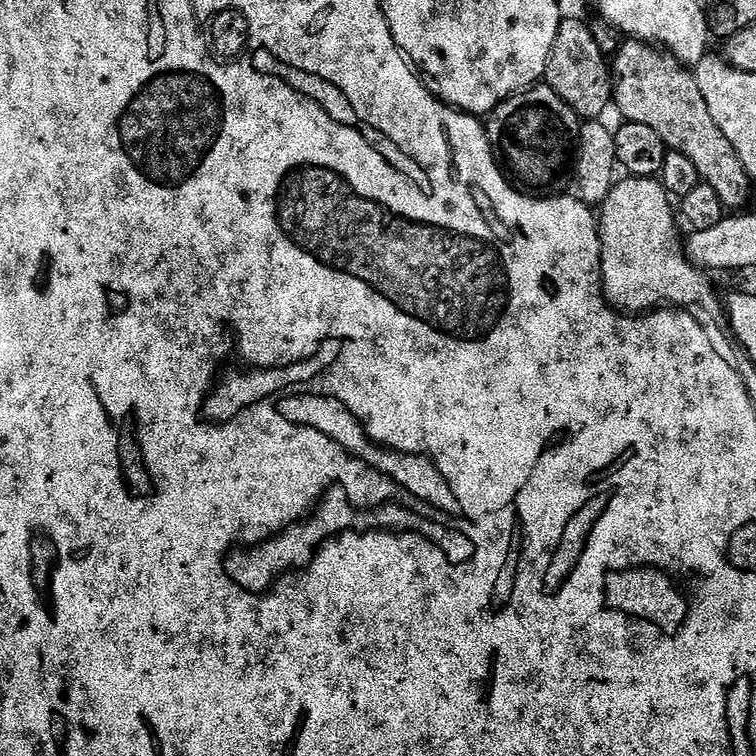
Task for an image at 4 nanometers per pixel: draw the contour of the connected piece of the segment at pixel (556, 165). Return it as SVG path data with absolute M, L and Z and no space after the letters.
M533 86L525 92L518 92L508 100L503 100L487 117L488 141L496 153L499 163L512 167L511 175L521 185L529 184L532 188L552 188L548 190L564 190L569 187L576 170L576 148L580 145L580 125L582 121L554 90L547 86Z

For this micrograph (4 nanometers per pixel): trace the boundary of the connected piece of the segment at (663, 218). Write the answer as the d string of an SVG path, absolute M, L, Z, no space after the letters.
M628 176L617 179L598 212L602 254L600 269L604 296L616 311L625 314L643 314L661 306L680 309L681 304L692 304L692 301L696 301L700 309L713 320L723 313L722 300L716 297L716 292L708 281L709 273L703 268L696 267L688 259L687 251L682 250L682 236L680 240L676 220L678 224L677 209L659 179L651 176Z

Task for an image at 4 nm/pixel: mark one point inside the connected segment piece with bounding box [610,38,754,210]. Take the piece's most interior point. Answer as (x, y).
(651, 88)

